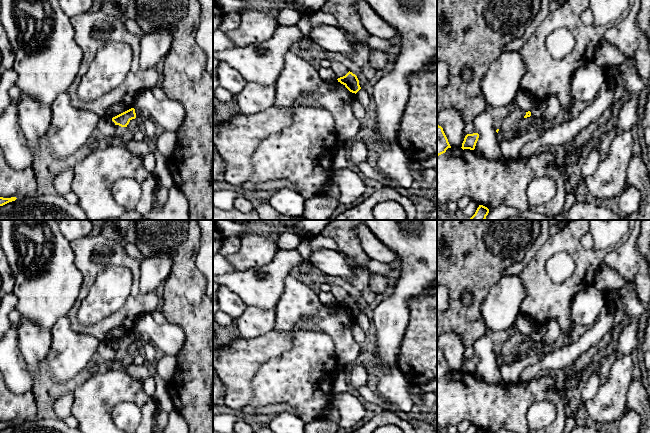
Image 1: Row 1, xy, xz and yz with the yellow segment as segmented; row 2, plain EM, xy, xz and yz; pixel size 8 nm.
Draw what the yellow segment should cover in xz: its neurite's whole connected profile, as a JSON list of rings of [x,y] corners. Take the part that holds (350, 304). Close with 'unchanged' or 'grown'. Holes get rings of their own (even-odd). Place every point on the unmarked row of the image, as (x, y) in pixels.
[[[350,295],[345,300],[340,301],[337,304],[352,317],[356,318],[361,313],[357,300]]]; unchanged

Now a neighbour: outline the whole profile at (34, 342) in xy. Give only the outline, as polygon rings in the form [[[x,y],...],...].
[[[21,318],[16,326],[20,352],[32,379],[39,374],[39,365],[45,361],[51,347],[51,330],[41,328],[35,321]]]

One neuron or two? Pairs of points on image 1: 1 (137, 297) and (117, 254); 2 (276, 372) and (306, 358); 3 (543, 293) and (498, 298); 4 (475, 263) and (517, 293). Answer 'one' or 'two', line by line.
1: one
2: one
3: two
4: two

